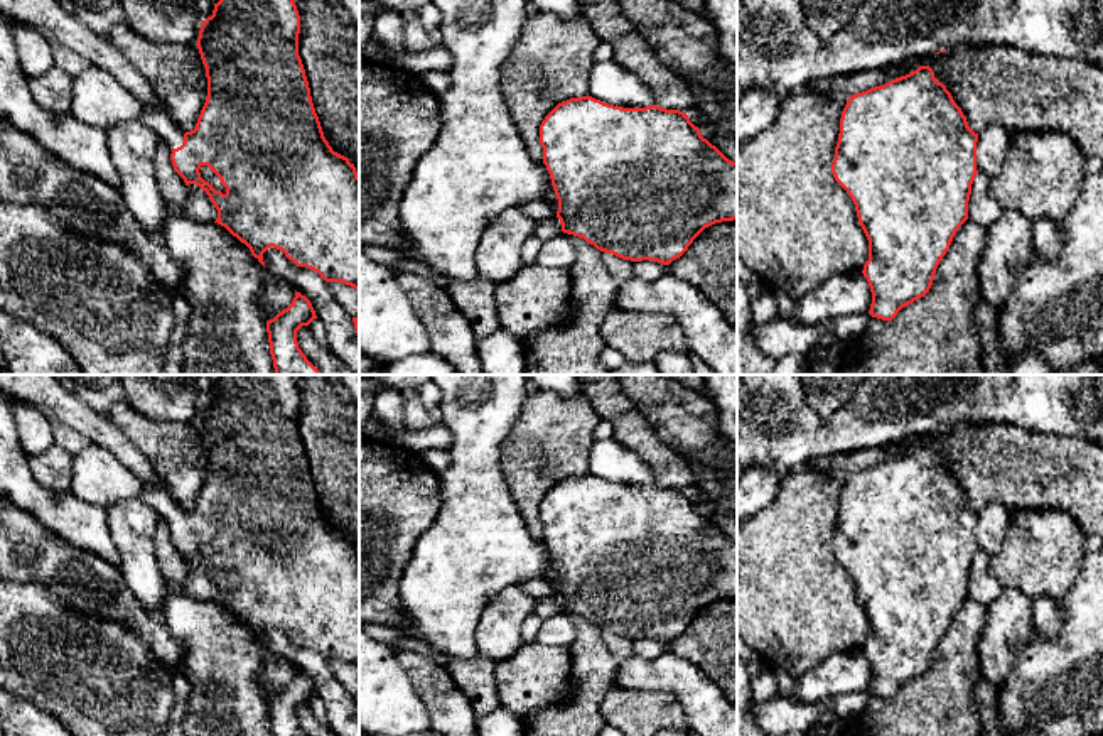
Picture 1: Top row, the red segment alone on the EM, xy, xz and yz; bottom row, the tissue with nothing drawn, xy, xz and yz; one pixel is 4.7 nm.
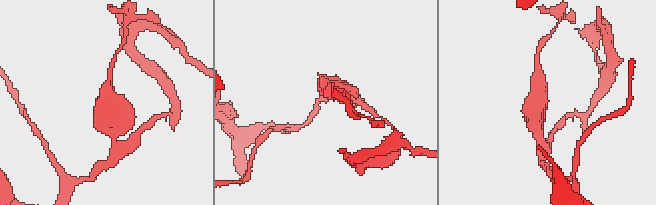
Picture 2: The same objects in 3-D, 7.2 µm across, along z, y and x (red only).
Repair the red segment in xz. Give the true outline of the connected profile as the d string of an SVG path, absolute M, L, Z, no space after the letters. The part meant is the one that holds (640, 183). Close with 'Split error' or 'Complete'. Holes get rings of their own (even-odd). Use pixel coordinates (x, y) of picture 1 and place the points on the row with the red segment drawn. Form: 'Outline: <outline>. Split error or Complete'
Outline: M592 96L558 103L540 125L543 164L558 199L555 218L535 221L533 235L540 240L562 231L584 238L597 250L631 262L670 265L708 226L737 219L737 162L729 160L702 137L688 115L658 105L622 108Z. Split error

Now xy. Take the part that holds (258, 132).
Outline: M219 0L213 15L202 20L196 44L207 78L196 128L184 133L162 108L142 108L140 120L172 147L174 170L186 186L196 184L209 196L218 209L214 223L245 243L263 267L263 253L273 246L297 267L317 272L326 282L351 285L359 295L359 176L324 137L299 56L299 34L300 15L293 0ZM202 165L219 177L224 194L201 177Z. Split error

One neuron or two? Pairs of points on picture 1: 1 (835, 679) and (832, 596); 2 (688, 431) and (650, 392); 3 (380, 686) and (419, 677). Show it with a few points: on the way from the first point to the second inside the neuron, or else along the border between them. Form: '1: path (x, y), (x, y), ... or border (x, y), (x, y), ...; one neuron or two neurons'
1: border (860, 649), (835, 652), (800, 677); two neurons
2: path (682, 421), (660, 400); one neuron
3: border (397, 654), (427, 714); two neurons

